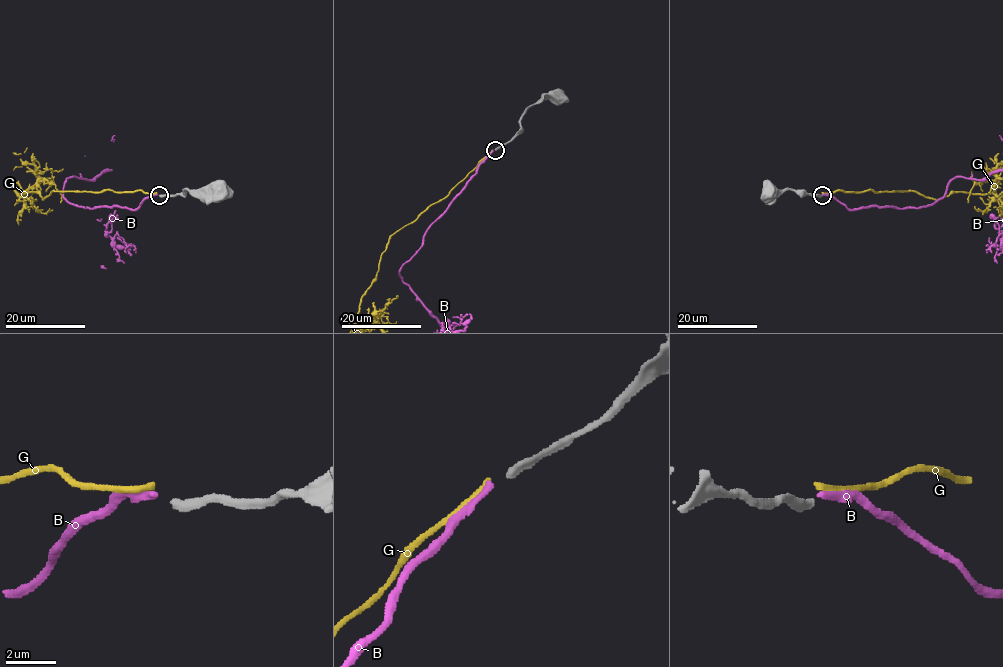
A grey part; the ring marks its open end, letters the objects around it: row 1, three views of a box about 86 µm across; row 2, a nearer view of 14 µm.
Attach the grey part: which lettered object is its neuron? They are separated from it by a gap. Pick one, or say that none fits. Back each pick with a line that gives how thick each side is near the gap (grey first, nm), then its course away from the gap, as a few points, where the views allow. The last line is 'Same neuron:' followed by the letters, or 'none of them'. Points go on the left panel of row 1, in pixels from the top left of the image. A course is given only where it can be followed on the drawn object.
B: Thickness 340 nm (grey) against 280 nm
Same neuron: B

